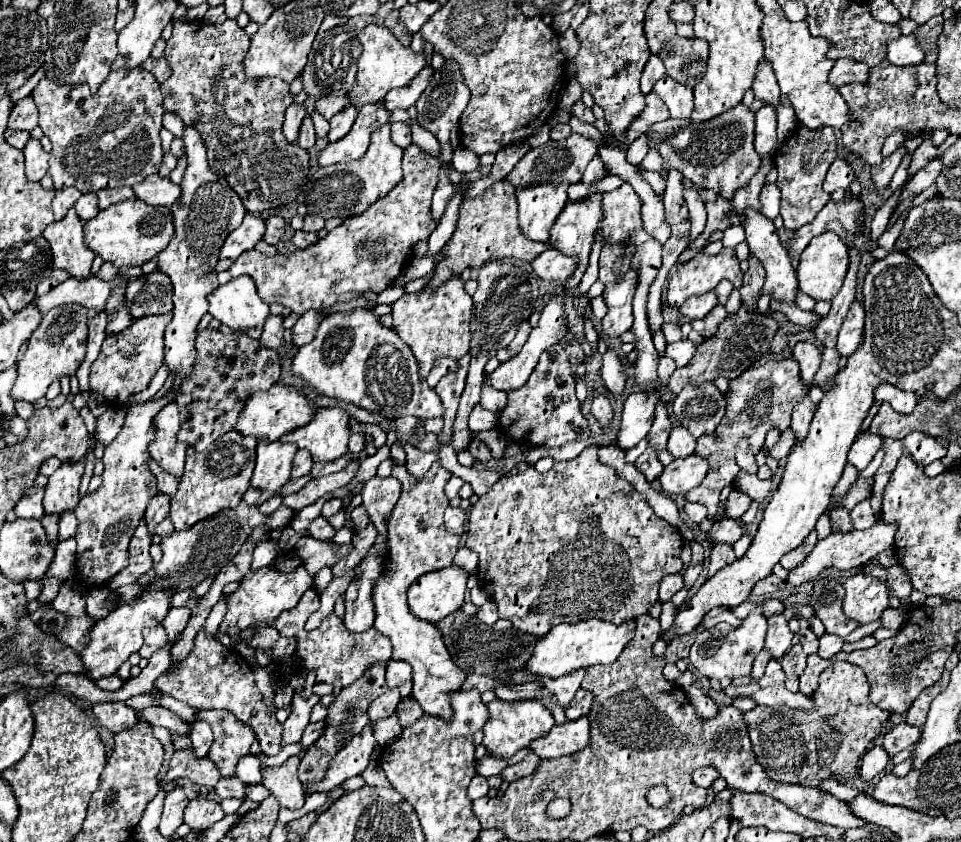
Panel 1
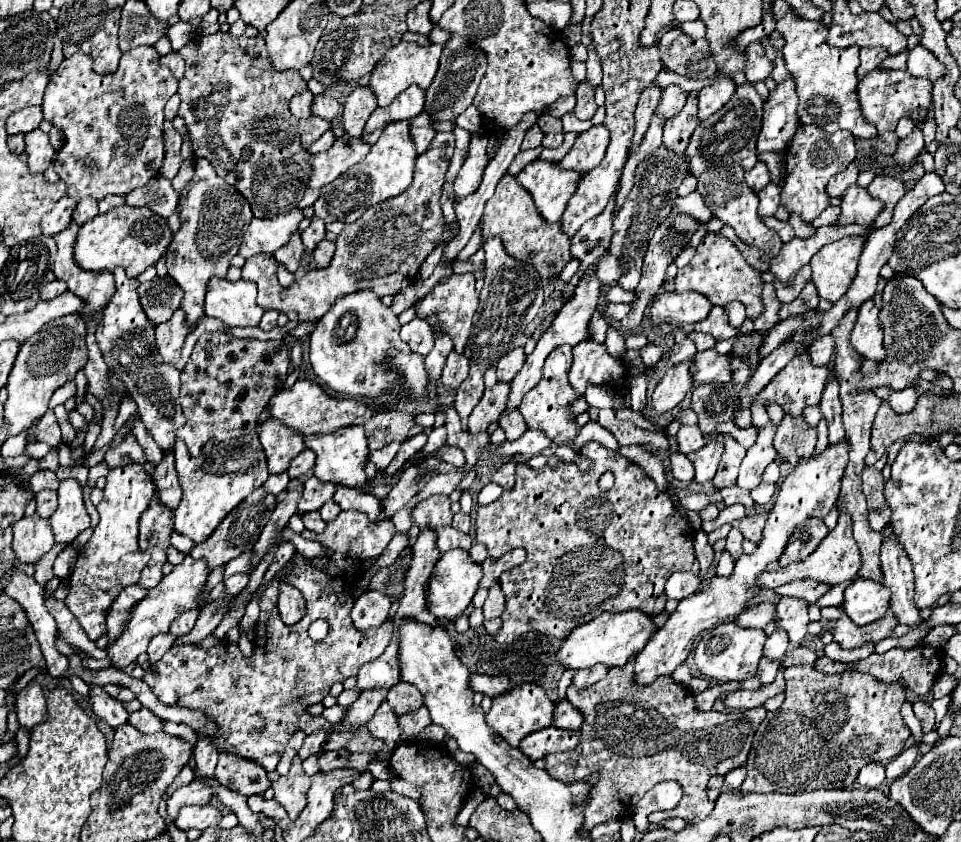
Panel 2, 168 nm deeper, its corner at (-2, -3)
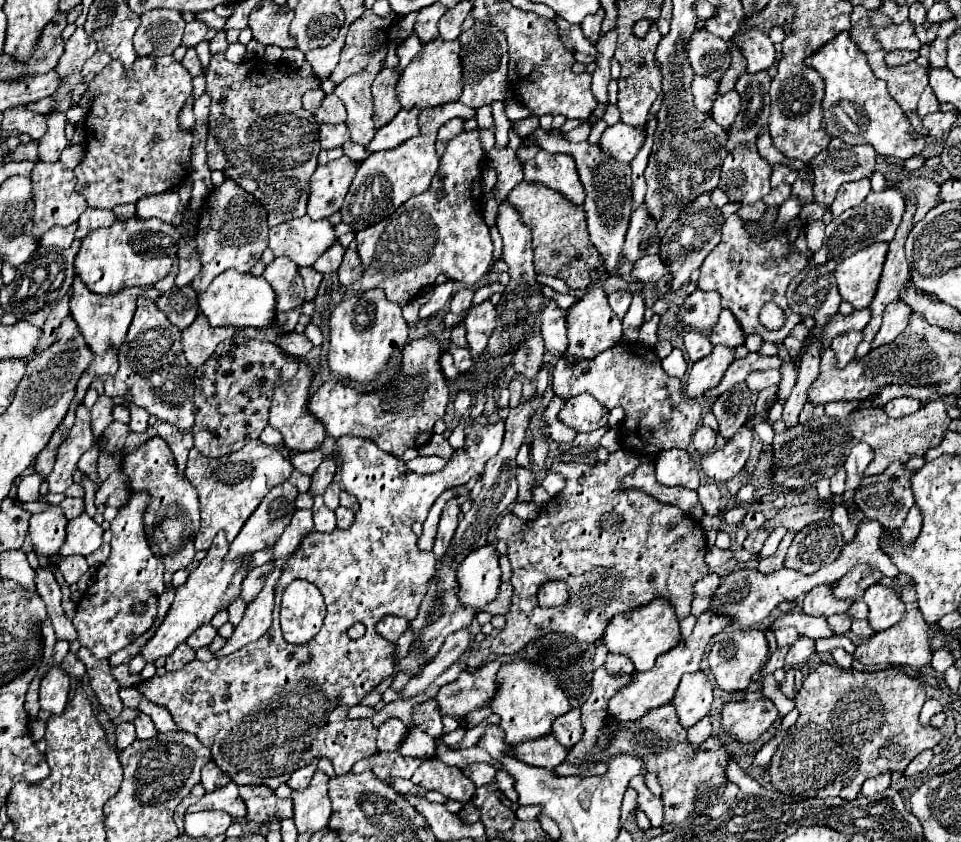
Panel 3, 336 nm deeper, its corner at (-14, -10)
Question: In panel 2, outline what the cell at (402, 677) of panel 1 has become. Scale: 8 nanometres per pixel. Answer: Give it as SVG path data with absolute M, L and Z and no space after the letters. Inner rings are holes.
M398 682L388 690L388 704L400 716L422 706L422 694L408 682Z

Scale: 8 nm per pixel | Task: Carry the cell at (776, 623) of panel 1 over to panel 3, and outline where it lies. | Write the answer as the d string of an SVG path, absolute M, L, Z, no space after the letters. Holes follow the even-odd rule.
M832 583L830 585L820 585L812 591L806 593L804 597L804 613L808 615L824 615L824 617L830 617L834 613L846 613L852 605L852 601L844 601L844 599L836 599L832 595Z

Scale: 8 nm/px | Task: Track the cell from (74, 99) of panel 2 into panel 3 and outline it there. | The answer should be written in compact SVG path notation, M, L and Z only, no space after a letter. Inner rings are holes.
M144 55L138 57L130 71L126 71L120 61L112 61L100 75L96 75L90 83L88 93L96 99L90 105L86 117L86 157L74 169L76 173L76 191L86 199L88 207L114 209L120 203L136 203L140 197L164 193L172 187L182 185L186 177L186 161L190 167L192 131L182 131L178 125L178 113L192 93L192 77L190 73L172 57L156 57Z

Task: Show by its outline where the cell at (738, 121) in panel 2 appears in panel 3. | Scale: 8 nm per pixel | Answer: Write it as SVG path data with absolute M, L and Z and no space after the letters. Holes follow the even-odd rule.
M742 73L736 81L736 91L742 97L742 109L736 123L728 129L728 149L734 151L736 145L746 143L756 145L756 135L768 125L770 117L770 77L768 73Z

